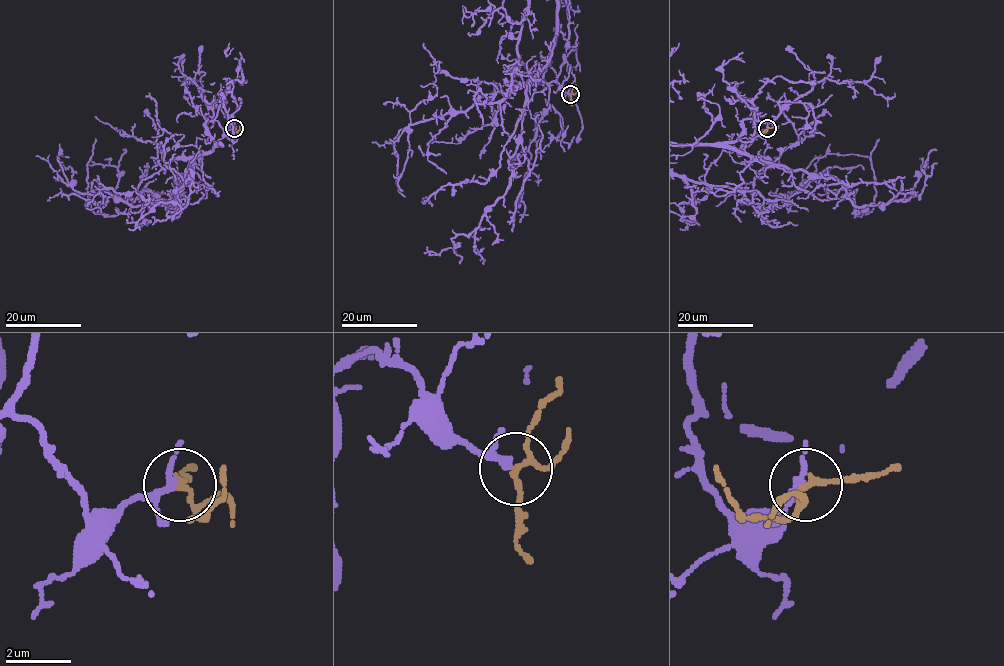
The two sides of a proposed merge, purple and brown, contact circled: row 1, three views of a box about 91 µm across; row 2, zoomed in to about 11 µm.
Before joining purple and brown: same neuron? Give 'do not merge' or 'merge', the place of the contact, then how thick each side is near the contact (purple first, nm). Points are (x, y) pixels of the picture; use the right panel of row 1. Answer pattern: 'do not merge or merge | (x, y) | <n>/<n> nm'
merge | (767, 128) | 180/120 nm

